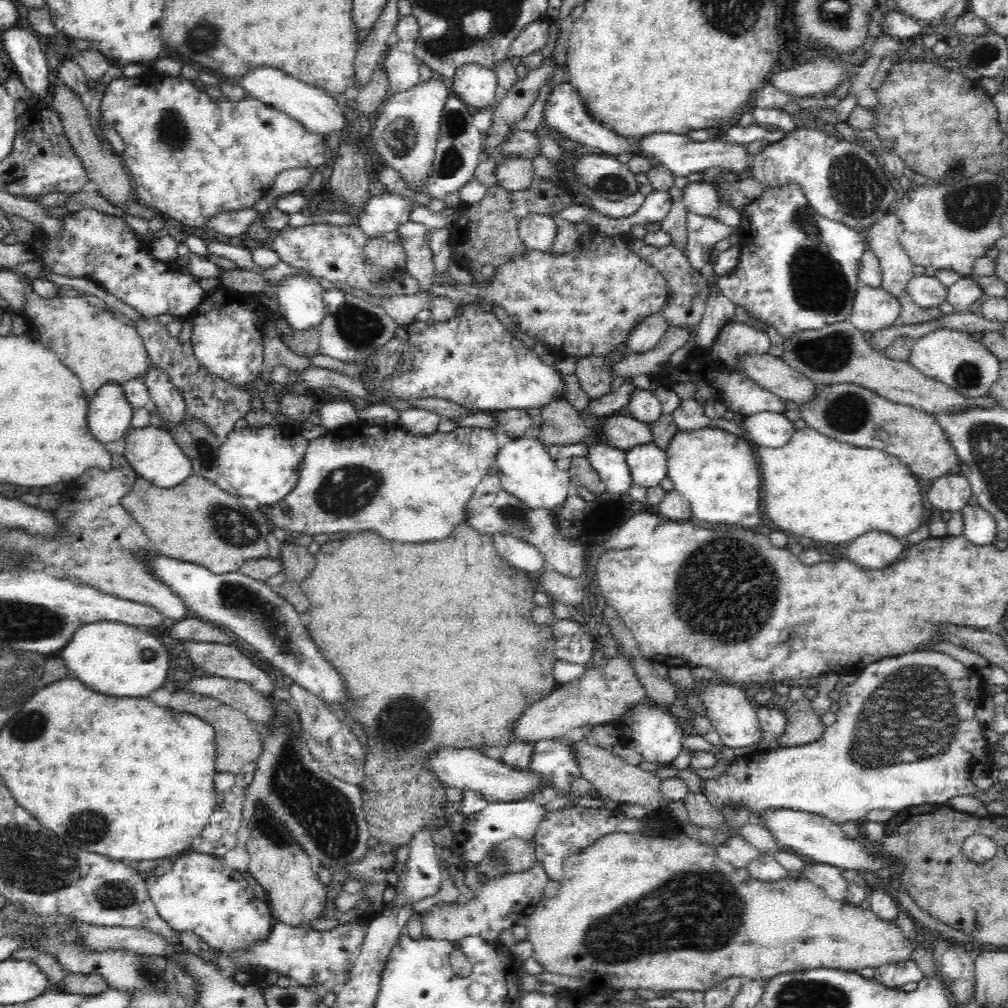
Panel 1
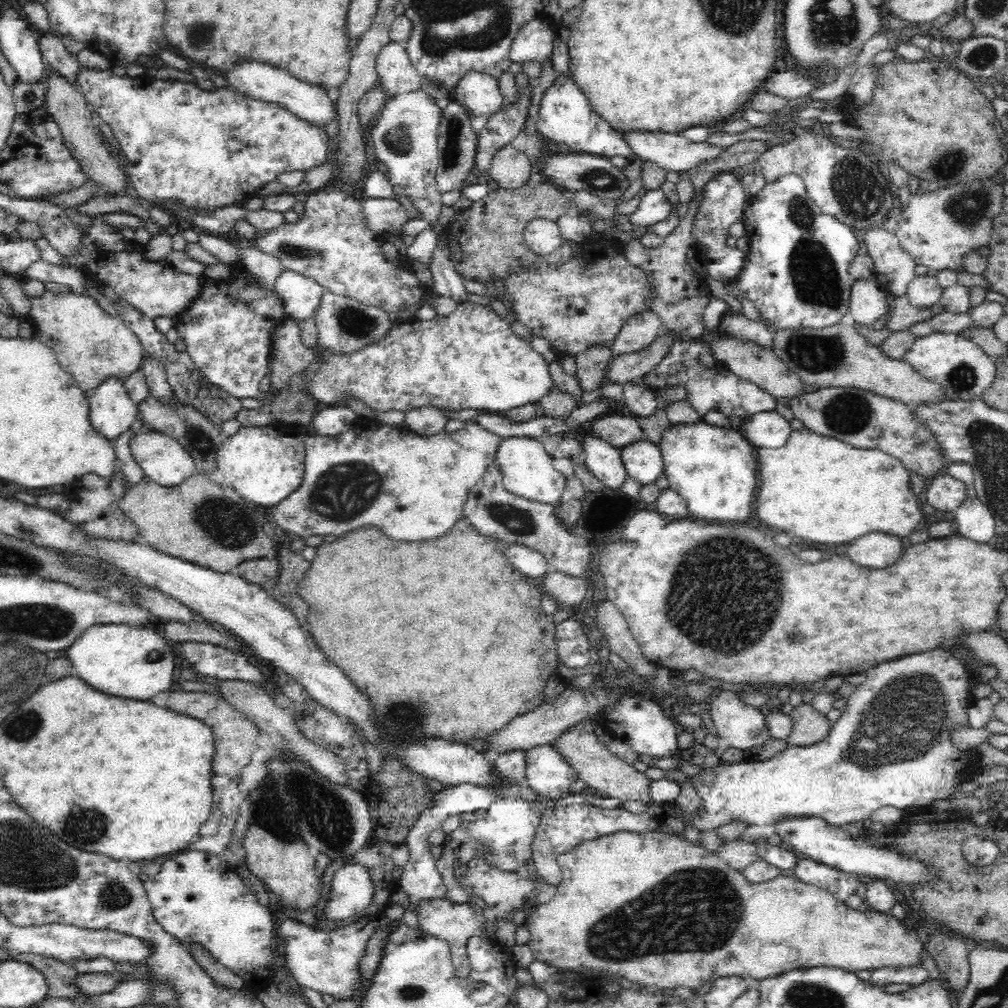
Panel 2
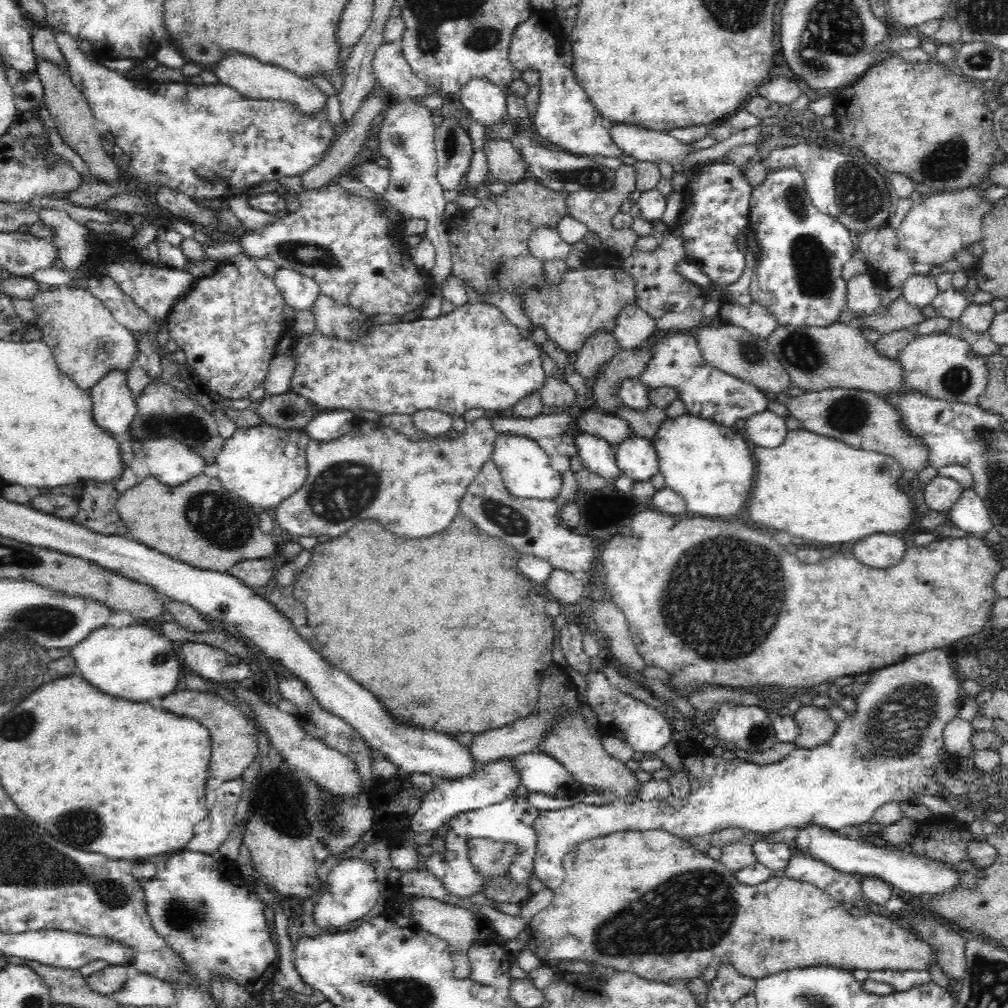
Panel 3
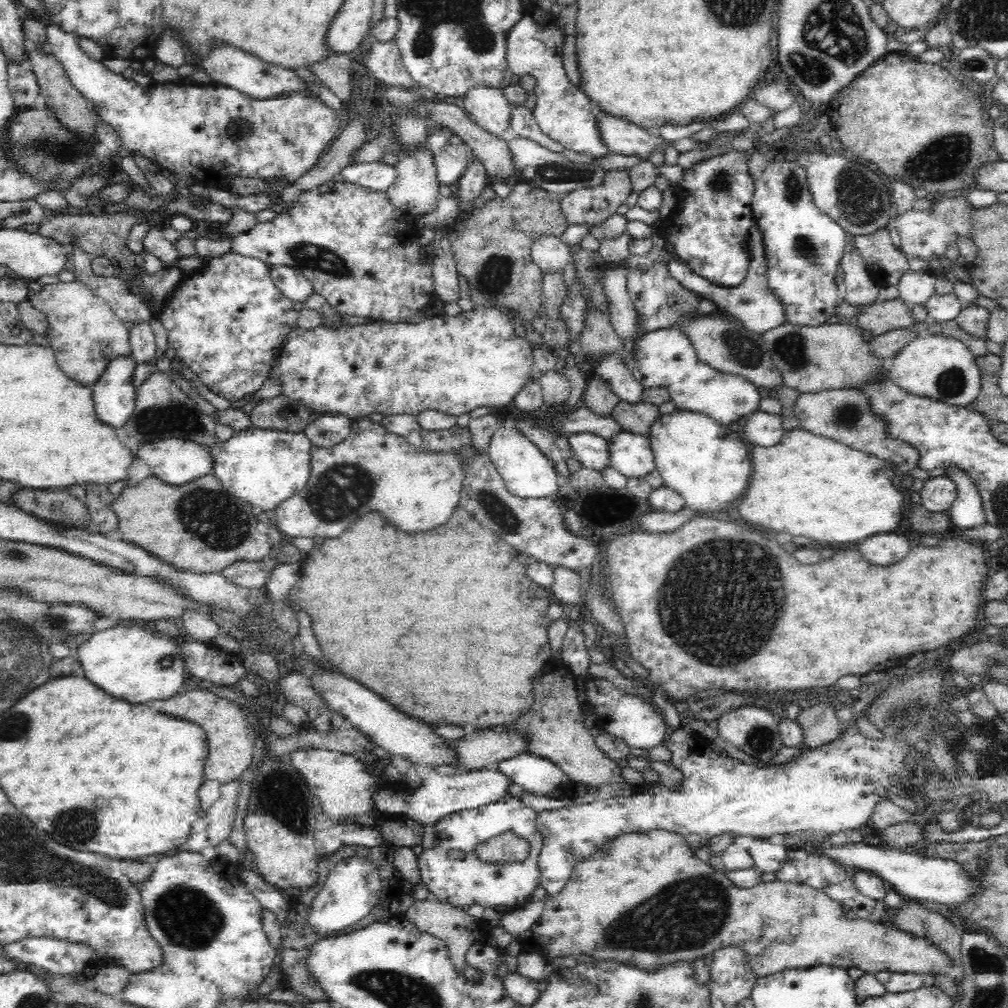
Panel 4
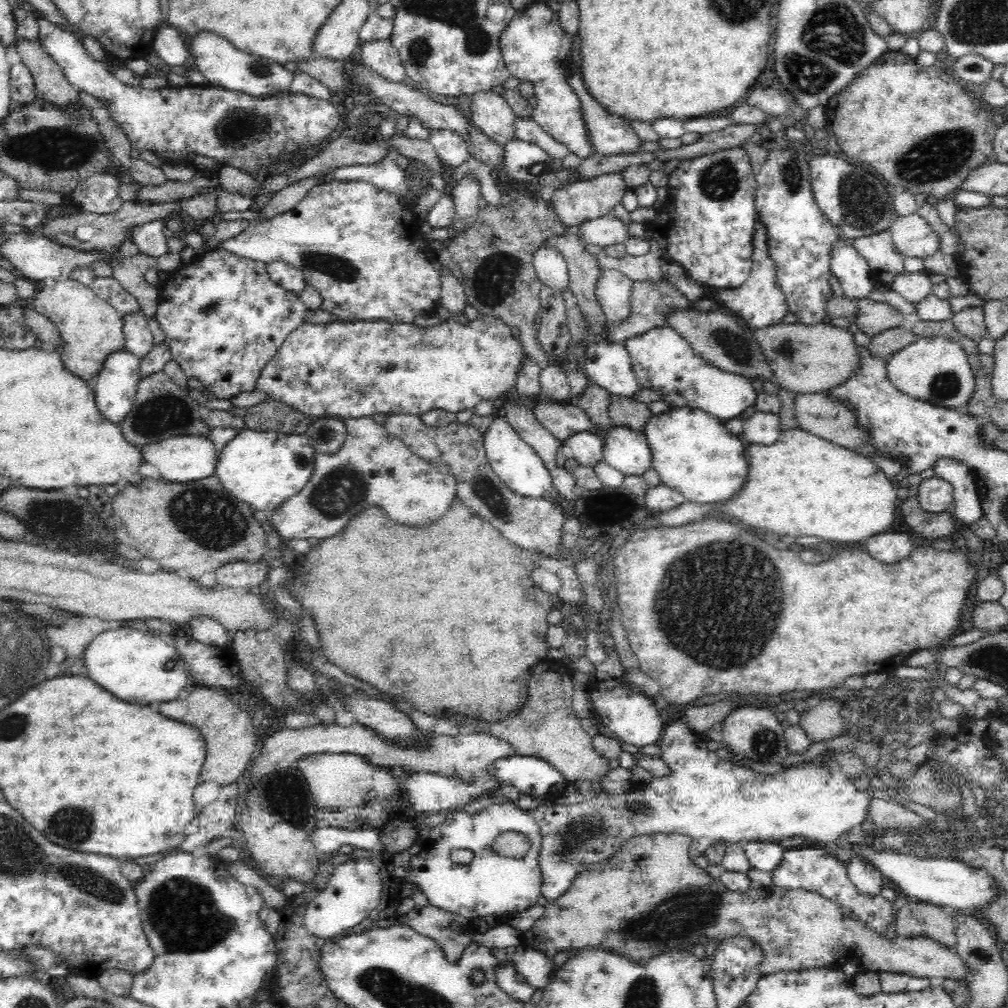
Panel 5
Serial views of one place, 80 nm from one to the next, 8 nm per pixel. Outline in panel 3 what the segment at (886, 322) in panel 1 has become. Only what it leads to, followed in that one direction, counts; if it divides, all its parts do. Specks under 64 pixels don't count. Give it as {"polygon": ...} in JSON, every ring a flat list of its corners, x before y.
{"polygon":[[867,272,853,275,846,285,846,307,854,312,856,318,872,316,878,312,880,306,880,291,882,286,878,284,873,275]]}

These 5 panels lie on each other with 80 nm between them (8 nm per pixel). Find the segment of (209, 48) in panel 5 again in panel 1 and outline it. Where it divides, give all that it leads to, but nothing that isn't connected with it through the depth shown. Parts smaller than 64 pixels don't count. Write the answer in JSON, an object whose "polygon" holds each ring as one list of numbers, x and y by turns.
{"polygon":[[273,67,258,68,243,75,242,83,239,83,246,95,285,112,294,120,299,120,308,133,321,135,326,139,330,132,336,132,342,136,346,132,346,122,342,106,339,106,333,95,329,95,323,88,310,86,278,71]]}

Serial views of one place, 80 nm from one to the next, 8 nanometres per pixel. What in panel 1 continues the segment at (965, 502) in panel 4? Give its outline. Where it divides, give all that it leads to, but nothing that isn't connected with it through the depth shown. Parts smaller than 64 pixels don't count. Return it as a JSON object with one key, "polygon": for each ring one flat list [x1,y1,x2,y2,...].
{"polygon":[[969,504,959,511,962,514,962,535,977,546,985,546,995,542,997,524,995,519,980,505]]}

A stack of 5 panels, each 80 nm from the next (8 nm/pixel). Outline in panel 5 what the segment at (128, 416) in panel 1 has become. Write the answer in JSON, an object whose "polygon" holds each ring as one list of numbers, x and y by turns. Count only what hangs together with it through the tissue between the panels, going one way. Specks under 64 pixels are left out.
{"polygon":[[122,346,120,350,110,352,110,355,106,356,102,368,100,368,98,382,95,385,95,401,99,412,114,424,121,423,122,418,124,418,133,407,137,386,141,378,140,361,140,357,134,356,134,354,128,352,125,350,125,347]]}

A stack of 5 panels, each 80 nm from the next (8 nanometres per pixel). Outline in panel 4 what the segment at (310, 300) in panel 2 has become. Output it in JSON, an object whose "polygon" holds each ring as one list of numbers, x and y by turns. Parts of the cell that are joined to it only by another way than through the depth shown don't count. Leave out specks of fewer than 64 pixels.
{"polygon":[[270,265,269,273,274,285,283,292,287,299,303,303,313,294,313,285,298,269,284,265]]}

